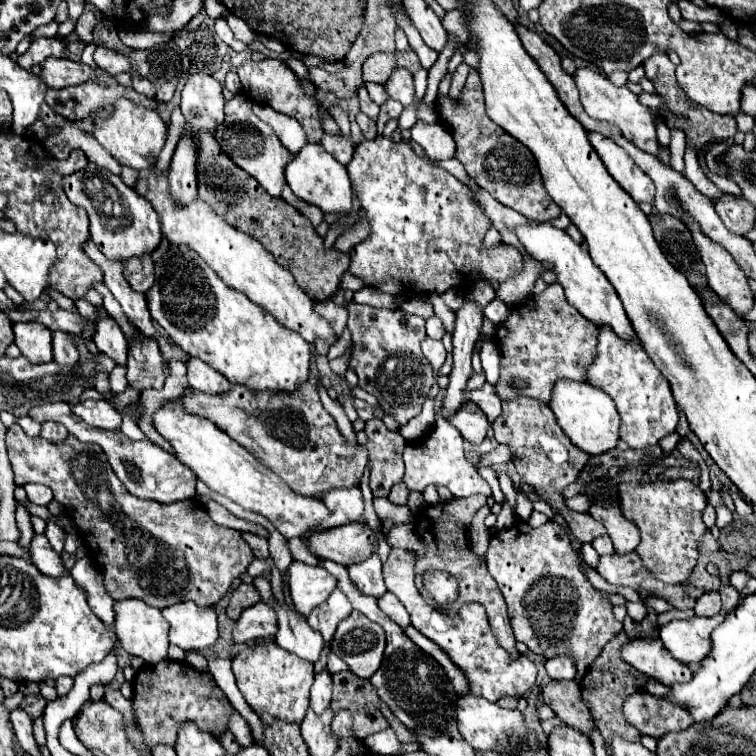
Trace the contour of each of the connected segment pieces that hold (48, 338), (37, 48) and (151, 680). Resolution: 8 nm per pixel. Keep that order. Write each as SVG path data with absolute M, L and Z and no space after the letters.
M14 322L14 344L32 364L52 360L52 332L40 322Z
M38 38L26 50L26 54L18 56L18 64L30 70L34 64L44 62L48 56L64 56L64 44L58 38Z
M164 660L160 664L142 666L134 678L134 704L132 710L138 718L146 748L150 752L156 744L174 746L176 732L184 722L196 722L202 730L218 734L228 728L228 714L234 712L232 704L226 700L224 692L218 688L210 674L196 672L186 662Z

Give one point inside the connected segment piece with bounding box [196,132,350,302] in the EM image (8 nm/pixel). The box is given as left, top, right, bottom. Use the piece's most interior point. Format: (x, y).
(228, 190)

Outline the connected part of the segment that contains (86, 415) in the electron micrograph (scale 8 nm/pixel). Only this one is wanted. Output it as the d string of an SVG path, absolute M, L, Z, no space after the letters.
M80 400L70 404L70 410L80 416L86 424L96 426L96 428L106 428L106 430L118 430L122 416L112 408L110 402L106 400Z

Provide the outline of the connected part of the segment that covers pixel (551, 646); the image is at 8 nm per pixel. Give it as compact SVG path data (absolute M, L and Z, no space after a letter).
M516 520L510 528L496 532L486 552L486 566L492 578L498 582L498 588L508 604L508 616L516 640L524 642L530 652L546 660L556 656L570 656L578 674L582 676L596 660L604 644L622 630L622 624L612 616L612 604L602 598L600 592L588 582L578 562L578 554L572 548L570 532L556 520L550 520L540 528L530 528L526 522Z

